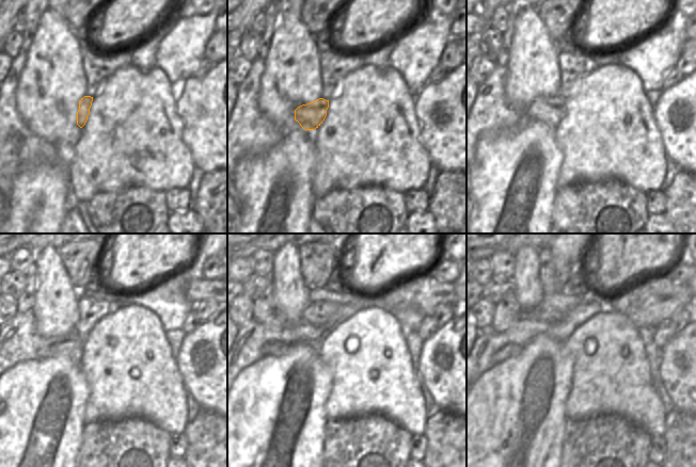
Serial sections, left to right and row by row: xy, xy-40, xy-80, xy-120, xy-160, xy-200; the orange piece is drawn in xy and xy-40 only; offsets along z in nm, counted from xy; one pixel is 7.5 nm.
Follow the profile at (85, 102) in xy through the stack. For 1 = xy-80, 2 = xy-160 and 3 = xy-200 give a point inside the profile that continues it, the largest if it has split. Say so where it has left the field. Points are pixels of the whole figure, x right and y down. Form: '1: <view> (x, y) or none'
1: xy-80 (549, 110)
2: xy-160 (271, 349)
3: xy-200 (510, 350)

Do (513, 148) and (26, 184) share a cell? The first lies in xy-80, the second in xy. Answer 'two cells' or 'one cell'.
one cell

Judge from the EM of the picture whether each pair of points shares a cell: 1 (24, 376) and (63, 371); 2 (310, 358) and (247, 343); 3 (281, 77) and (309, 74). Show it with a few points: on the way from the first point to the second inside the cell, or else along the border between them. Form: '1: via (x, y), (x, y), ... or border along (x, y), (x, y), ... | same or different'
1: via (33, 376), (53, 376) | same
2: border along (265, 356), (242, 370) | different
3: via (287, 77), (294, 74), (302, 74) | same

